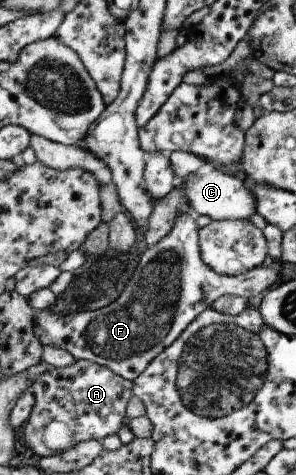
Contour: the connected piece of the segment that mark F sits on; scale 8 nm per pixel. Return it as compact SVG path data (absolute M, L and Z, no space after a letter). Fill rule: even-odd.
M186 210L170 234L142 254L132 280L118 300L98 311L70 315L56 314L52 309L37 312L34 334L43 346L68 350L76 360L86 359L136 381L149 369L154 358L174 344L192 322L222 296L259 297L279 282L279 272L270 266L238 276L218 274L202 260L200 230L196 214Z

